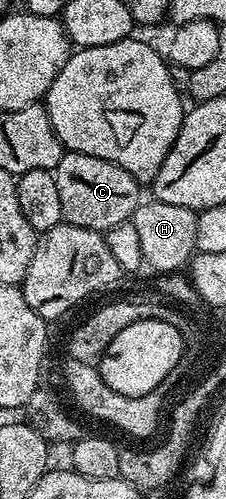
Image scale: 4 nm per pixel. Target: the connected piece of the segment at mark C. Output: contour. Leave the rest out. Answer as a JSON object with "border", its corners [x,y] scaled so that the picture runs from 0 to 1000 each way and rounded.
{"border":[[[292,303],[235,345],[274,437],[296,447],[465,467],[562,445],[611,417],[619,369],[562,343],[531,339],[522,327],[460,323],[389,307]]]}

